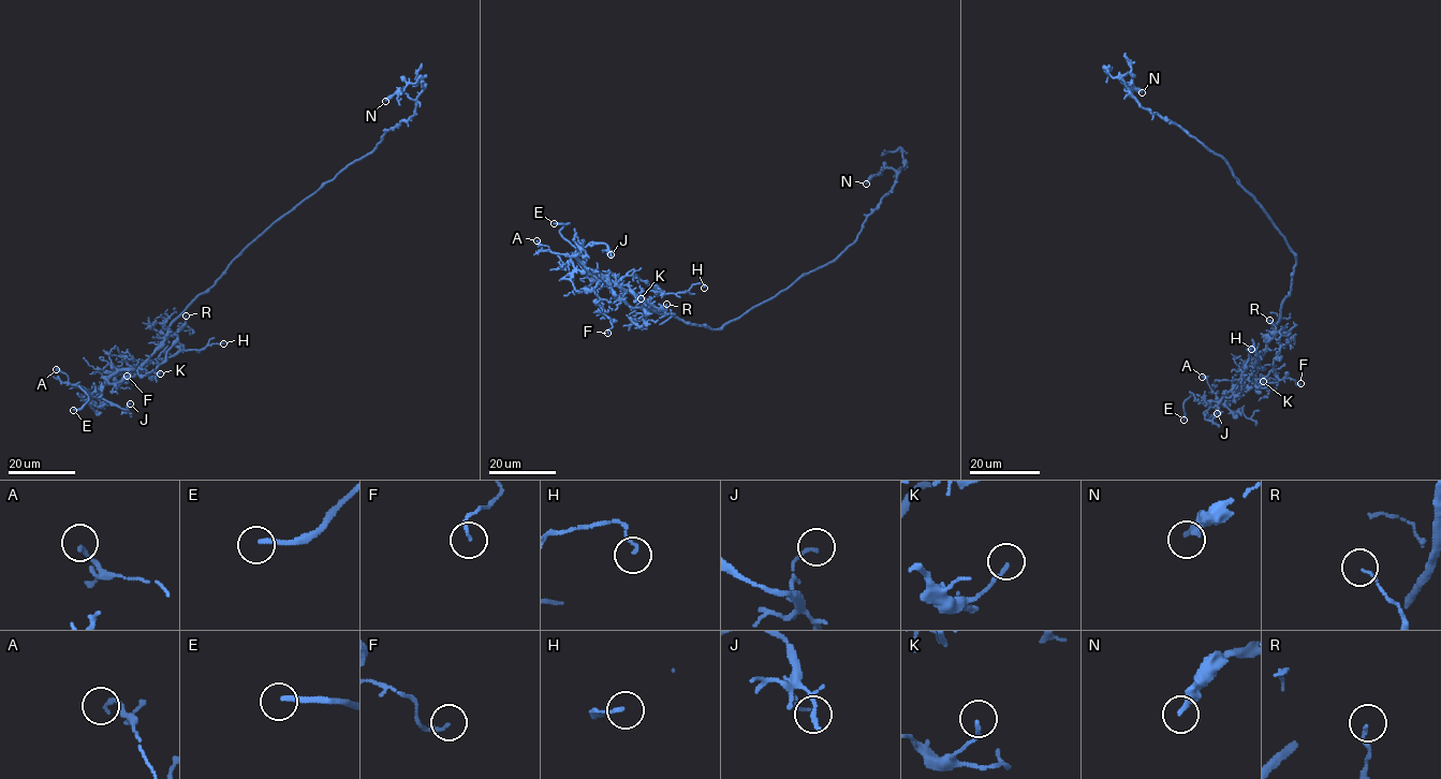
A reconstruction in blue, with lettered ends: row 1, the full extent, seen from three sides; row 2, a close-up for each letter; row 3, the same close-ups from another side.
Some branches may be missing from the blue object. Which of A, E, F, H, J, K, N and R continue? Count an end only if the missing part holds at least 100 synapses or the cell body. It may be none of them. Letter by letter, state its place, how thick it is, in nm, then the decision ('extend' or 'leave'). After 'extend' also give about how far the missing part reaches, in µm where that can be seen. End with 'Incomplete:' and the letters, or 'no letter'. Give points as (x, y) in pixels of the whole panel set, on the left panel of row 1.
A: place (56, 369); calibre 150 nm; leave
E: place (73, 410); calibre 200 nm; extend; missing 20 µm
F: place (127, 376); calibre 150 nm; leave
H: place (223, 343); calibre 120 nm; leave
J: place (130, 403); calibre 100 nm; leave
K: place (160, 373); calibre 120 nm; leave
N: place (385, 101); calibre 240 nm; leave
R: place (186, 315); calibre 90 nm; leave
Incomplete: E

